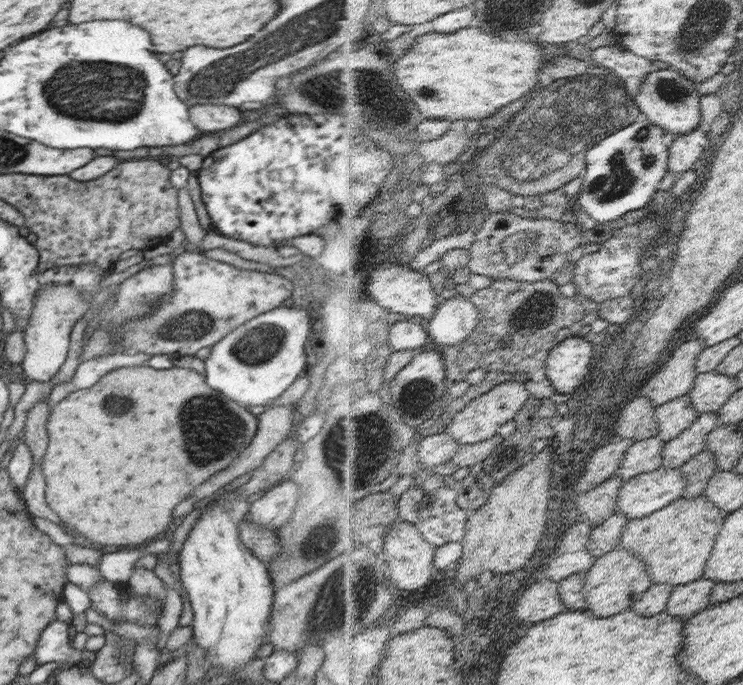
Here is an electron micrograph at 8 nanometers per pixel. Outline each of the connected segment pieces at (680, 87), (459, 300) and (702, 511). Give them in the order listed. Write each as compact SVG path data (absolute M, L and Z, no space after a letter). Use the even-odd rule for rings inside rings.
M676 68L652 71L641 85L637 103L654 124L667 130L671 138L694 132L702 122L702 94L696 82Z
M446 293L430 321L430 336L433 345L450 348L464 344L480 326L480 308L470 300L470 296L449 297Z
M705 493L696 498L680 497L670 506L656 511L652 516L630 521L619 547L629 548L647 564L647 570L651 572L654 583L671 582L676 587L690 584L705 576L706 567L716 548L717 536L723 531L727 518L727 512L718 508Z

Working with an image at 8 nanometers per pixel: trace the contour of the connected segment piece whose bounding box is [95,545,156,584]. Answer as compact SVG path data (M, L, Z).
M150 545L134 550L122 549L112 553L105 553L102 559L100 559L100 564L95 566L100 569L106 581L116 584L126 583L131 577L137 560L142 558L147 552L156 555L156 552L150 550Z

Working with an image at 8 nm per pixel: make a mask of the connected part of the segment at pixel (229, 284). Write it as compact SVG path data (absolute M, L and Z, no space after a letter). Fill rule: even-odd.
M185 251L181 255L178 255L173 262L173 287L172 290L163 296L163 299L157 304L157 307L148 314L145 314L143 317L136 317L135 319L128 319L124 321L124 324L114 324L111 332L111 344L115 346L114 352L119 353L128 353L136 354L143 353L149 357L154 357L155 355L171 355L176 354L182 355L183 357L193 354L195 355L200 348L214 347L224 336L228 336L233 329L242 326L249 320L256 318L258 315L264 314L264 312L271 311L273 308L279 307L286 298L292 298L292 282L290 279L286 280L286 277L283 275L282 271L275 270L273 273L263 273L262 271L248 271L245 269L238 269L234 267L233 263L225 263L225 261L217 256L214 259L210 259L210 254L199 252L189 252Z

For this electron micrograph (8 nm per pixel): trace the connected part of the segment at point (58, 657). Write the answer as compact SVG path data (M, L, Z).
M55 621L42 631L34 652L39 665L69 662L79 664L80 667L92 667L98 657L97 651L75 649L70 642L68 625L67 622Z

